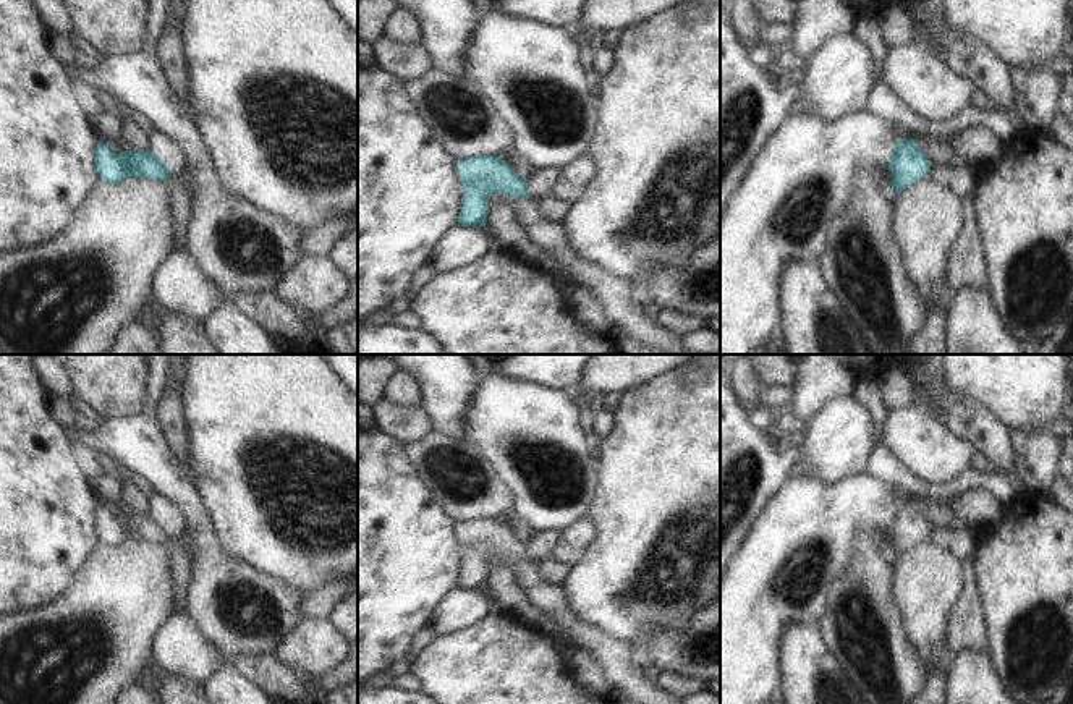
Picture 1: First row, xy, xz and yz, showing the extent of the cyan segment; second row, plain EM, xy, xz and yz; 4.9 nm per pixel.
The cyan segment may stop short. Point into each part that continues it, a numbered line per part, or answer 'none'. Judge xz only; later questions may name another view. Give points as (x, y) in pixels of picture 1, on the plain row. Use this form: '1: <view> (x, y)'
none

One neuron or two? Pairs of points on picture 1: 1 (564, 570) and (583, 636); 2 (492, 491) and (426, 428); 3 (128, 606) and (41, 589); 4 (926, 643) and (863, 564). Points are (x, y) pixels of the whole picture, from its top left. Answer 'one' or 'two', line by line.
1: two
2: two
3: two
4: two

